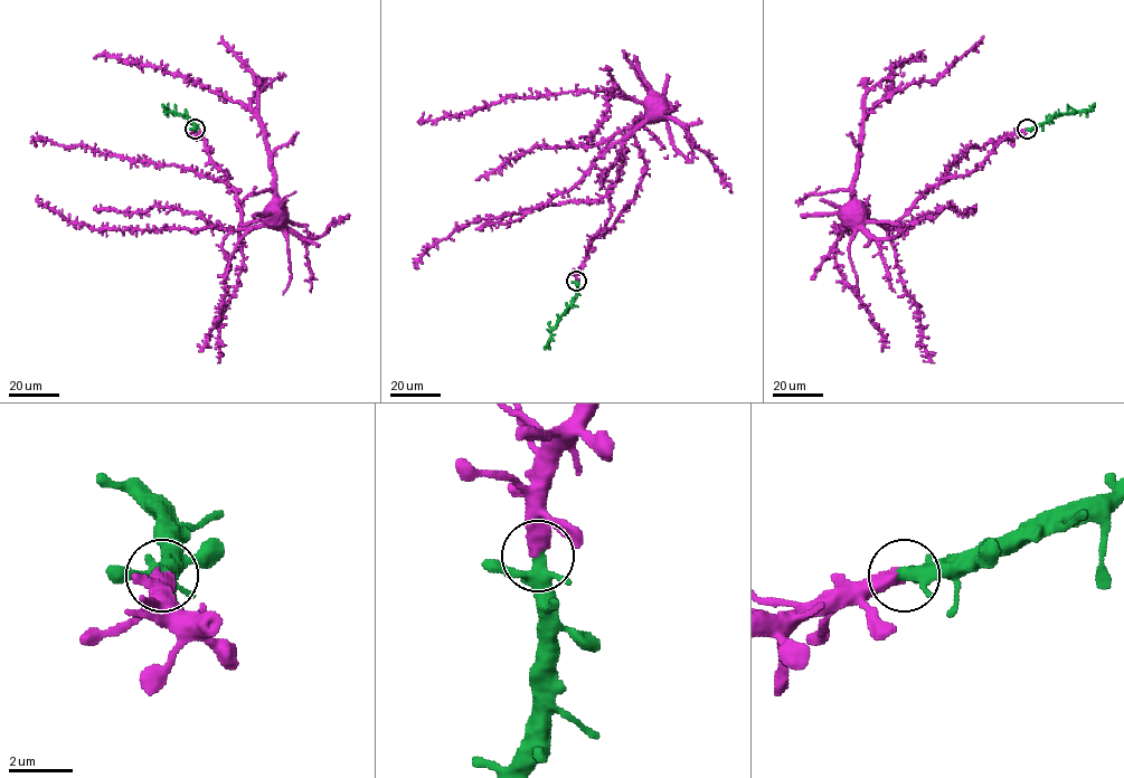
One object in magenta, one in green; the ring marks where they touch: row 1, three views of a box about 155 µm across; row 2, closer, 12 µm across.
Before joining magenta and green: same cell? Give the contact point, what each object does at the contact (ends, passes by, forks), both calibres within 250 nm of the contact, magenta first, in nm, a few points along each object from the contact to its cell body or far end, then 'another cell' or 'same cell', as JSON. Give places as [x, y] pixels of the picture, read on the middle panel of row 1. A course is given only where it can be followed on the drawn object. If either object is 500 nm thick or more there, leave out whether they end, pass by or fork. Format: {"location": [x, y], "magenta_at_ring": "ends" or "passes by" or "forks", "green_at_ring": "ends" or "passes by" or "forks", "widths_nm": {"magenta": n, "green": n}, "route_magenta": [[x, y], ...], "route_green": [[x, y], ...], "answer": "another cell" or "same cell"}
{"location": [576, 281], "magenta_at_ring": "ends", "green_at_ring": "forks", "widths_nm": {"magenta": 480, "green": 320}, "route_magenta": [[576, 282], [591, 242], [610, 216], [625, 141], [655, 108], [600, 142], [534, 146], [477, 180]], "route_green": [[576, 282], [573, 302], [551, 332], [550, 349]], "answer": "same cell"}

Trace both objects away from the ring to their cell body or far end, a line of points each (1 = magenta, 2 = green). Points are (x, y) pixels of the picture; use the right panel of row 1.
1: (1027, 129), (901, 217), (871, 221), (856, 198), (861, 124), (891, 67), (926, 59)
2: (1027, 129), (1052, 117), (1091, 108), (1095, 103)

